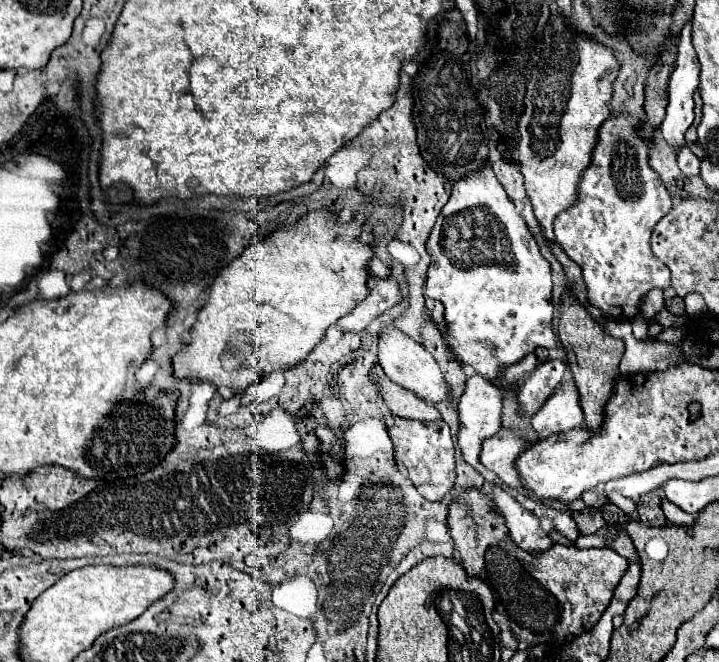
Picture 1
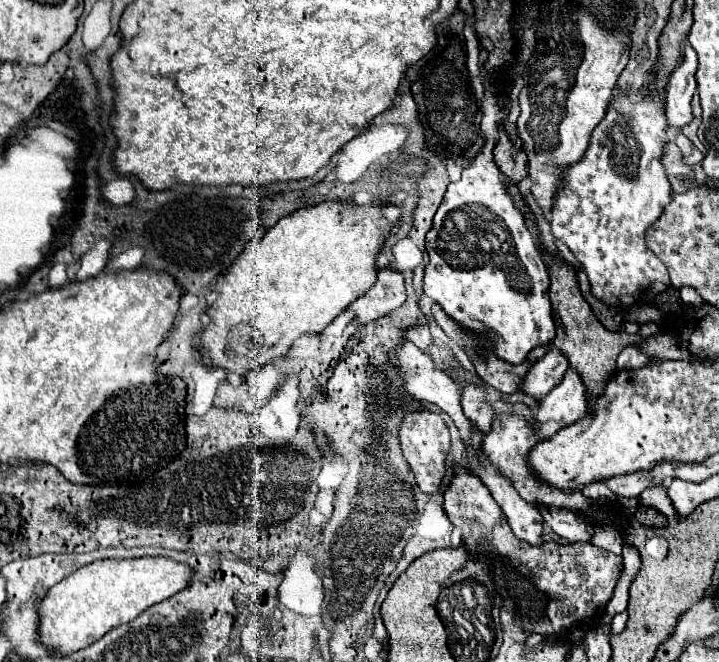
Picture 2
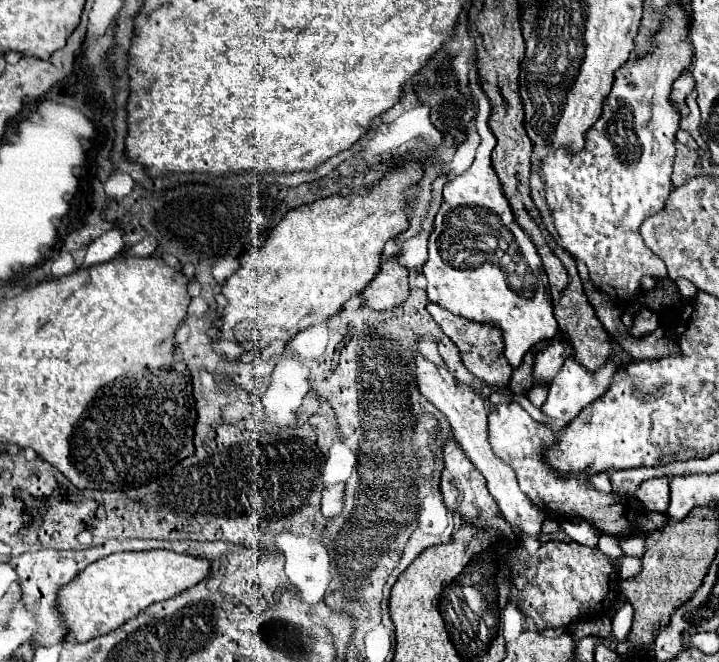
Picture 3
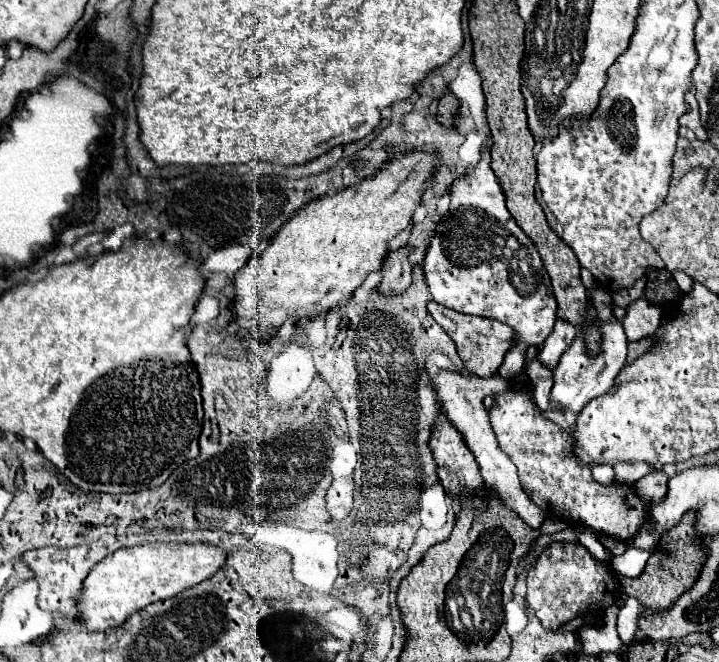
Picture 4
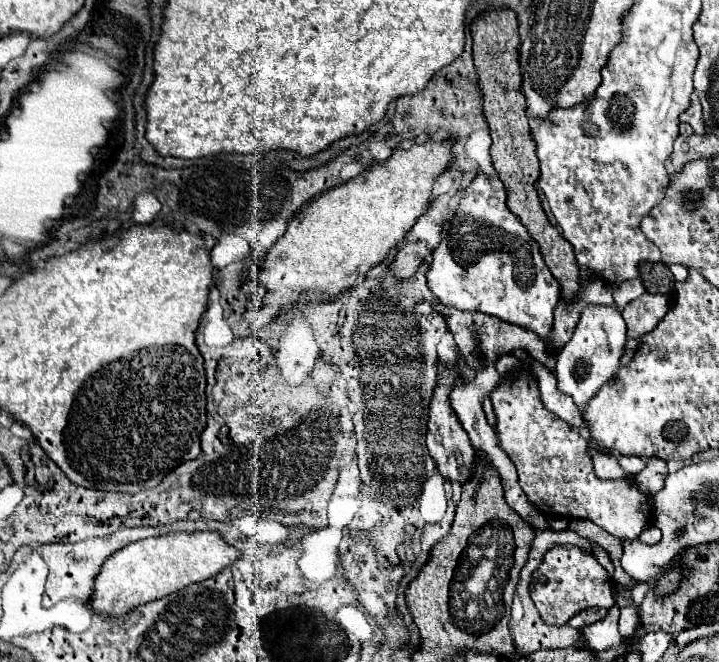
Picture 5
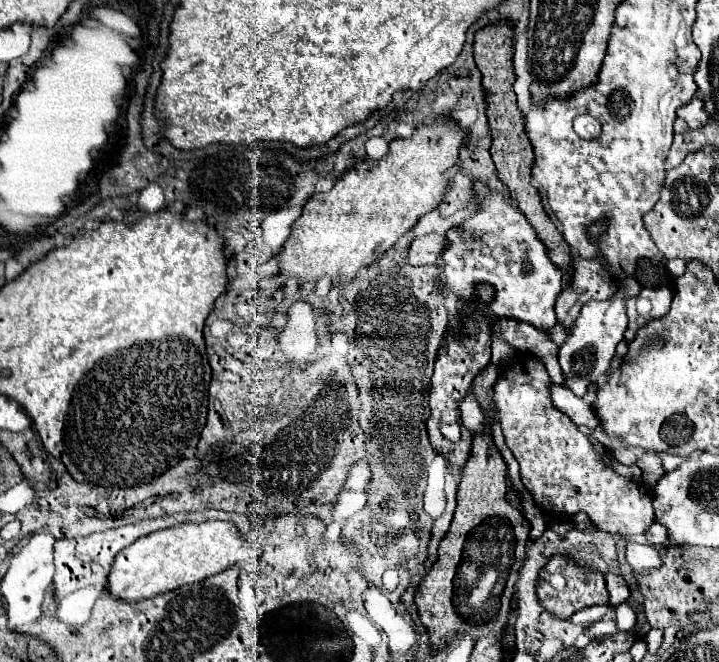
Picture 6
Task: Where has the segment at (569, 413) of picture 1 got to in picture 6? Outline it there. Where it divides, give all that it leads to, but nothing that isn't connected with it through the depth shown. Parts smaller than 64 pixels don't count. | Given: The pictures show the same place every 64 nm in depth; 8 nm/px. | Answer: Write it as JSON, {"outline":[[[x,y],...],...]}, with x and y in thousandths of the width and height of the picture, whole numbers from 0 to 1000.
{"outline":[[[860,438],[848,453],[840,456],[818,456],[809,462],[807,480],[798,486],[796,505],[782,520],[776,532],[776,547],[784,562],[784,586],[796,589],[804,601],[809,601],[818,592],[821,580],[840,577],[848,562],[851,541],[857,535],[857,523],[868,514],[868,502],[873,492],[871,480],[871,456],[865,450],[865,441]]]}

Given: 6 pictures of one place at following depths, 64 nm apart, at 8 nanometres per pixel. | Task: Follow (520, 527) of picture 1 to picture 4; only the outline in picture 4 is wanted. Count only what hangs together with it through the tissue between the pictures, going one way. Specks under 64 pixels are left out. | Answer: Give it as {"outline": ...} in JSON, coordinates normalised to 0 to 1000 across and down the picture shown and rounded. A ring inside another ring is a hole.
{"outline":[[[595,550],[590,553],[590,562],[595,562],[595,577],[606,595],[606,604],[612,610],[612,616],[618,619],[620,631],[626,631],[626,640],[643,656],[648,674],[654,677],[654,683],[659,686],[665,704],[668,704],[668,713],[670,713],[670,722],[676,728],[676,737],[690,746],[690,752],[704,764],[709,767],[712,773],[718,773],[737,798],[751,798],[759,776],[740,761],[740,755],[732,749],[732,743],[726,740],[723,734],[723,725],[720,725],[720,716],[718,716],[718,707],[715,701],[709,698],[709,692],[693,677],[693,668],[690,668],[690,656],[684,653],[684,644],[679,637],[679,622],[673,616],[673,601],[679,595],[698,595],[698,592],[707,592],[707,577],[698,571],[698,568],[684,568],[684,571],[665,571],[665,568],[656,568],[656,571],[648,571],[643,565],[634,565],[634,562],[623,562],[623,559],[598,559]],[[751,621],[751,624],[757,631],[761,631],[765,636],[776,640],[789,653],[796,651],[801,631],[804,630],[804,625],[798,625],[798,622],[787,622],[783,625],[779,622]]]}

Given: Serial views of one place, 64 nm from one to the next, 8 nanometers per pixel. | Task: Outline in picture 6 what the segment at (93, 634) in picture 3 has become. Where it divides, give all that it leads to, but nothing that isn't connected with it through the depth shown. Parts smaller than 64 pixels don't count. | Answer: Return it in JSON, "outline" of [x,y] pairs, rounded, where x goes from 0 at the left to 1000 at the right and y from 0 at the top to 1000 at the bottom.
{"outline":[[[292,785],[281,792],[250,792],[211,804],[172,828],[159,843],[156,861],[147,873],[147,894],[175,909],[206,906],[256,882],[287,876],[331,849],[362,840],[364,831],[353,828],[342,813],[337,813],[320,789]]]}

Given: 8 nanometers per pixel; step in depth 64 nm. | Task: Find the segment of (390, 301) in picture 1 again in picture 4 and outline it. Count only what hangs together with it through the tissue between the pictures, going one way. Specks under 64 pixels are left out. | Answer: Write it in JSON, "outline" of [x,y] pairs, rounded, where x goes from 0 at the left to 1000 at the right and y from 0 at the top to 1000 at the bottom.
{"outline":[[[559,372],[551,381],[540,384],[534,399],[531,399],[531,420],[526,429],[526,444],[531,447],[551,447],[554,441],[565,441],[565,435],[570,432],[573,420],[573,399],[567,396],[567,384],[570,375]]]}

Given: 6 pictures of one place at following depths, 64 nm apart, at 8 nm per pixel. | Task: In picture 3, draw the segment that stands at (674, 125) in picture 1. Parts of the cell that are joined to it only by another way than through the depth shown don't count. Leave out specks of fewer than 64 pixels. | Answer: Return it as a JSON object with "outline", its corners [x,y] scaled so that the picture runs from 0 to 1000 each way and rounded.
{"outline":[[[954,106],[954,109],[949,112],[949,118],[943,118],[943,121],[937,124],[935,145],[932,145],[937,163],[943,166],[946,175],[954,172],[954,169],[951,169],[951,163],[954,163],[954,145],[957,145],[962,136],[965,136],[965,118],[962,118],[960,106]]]}

